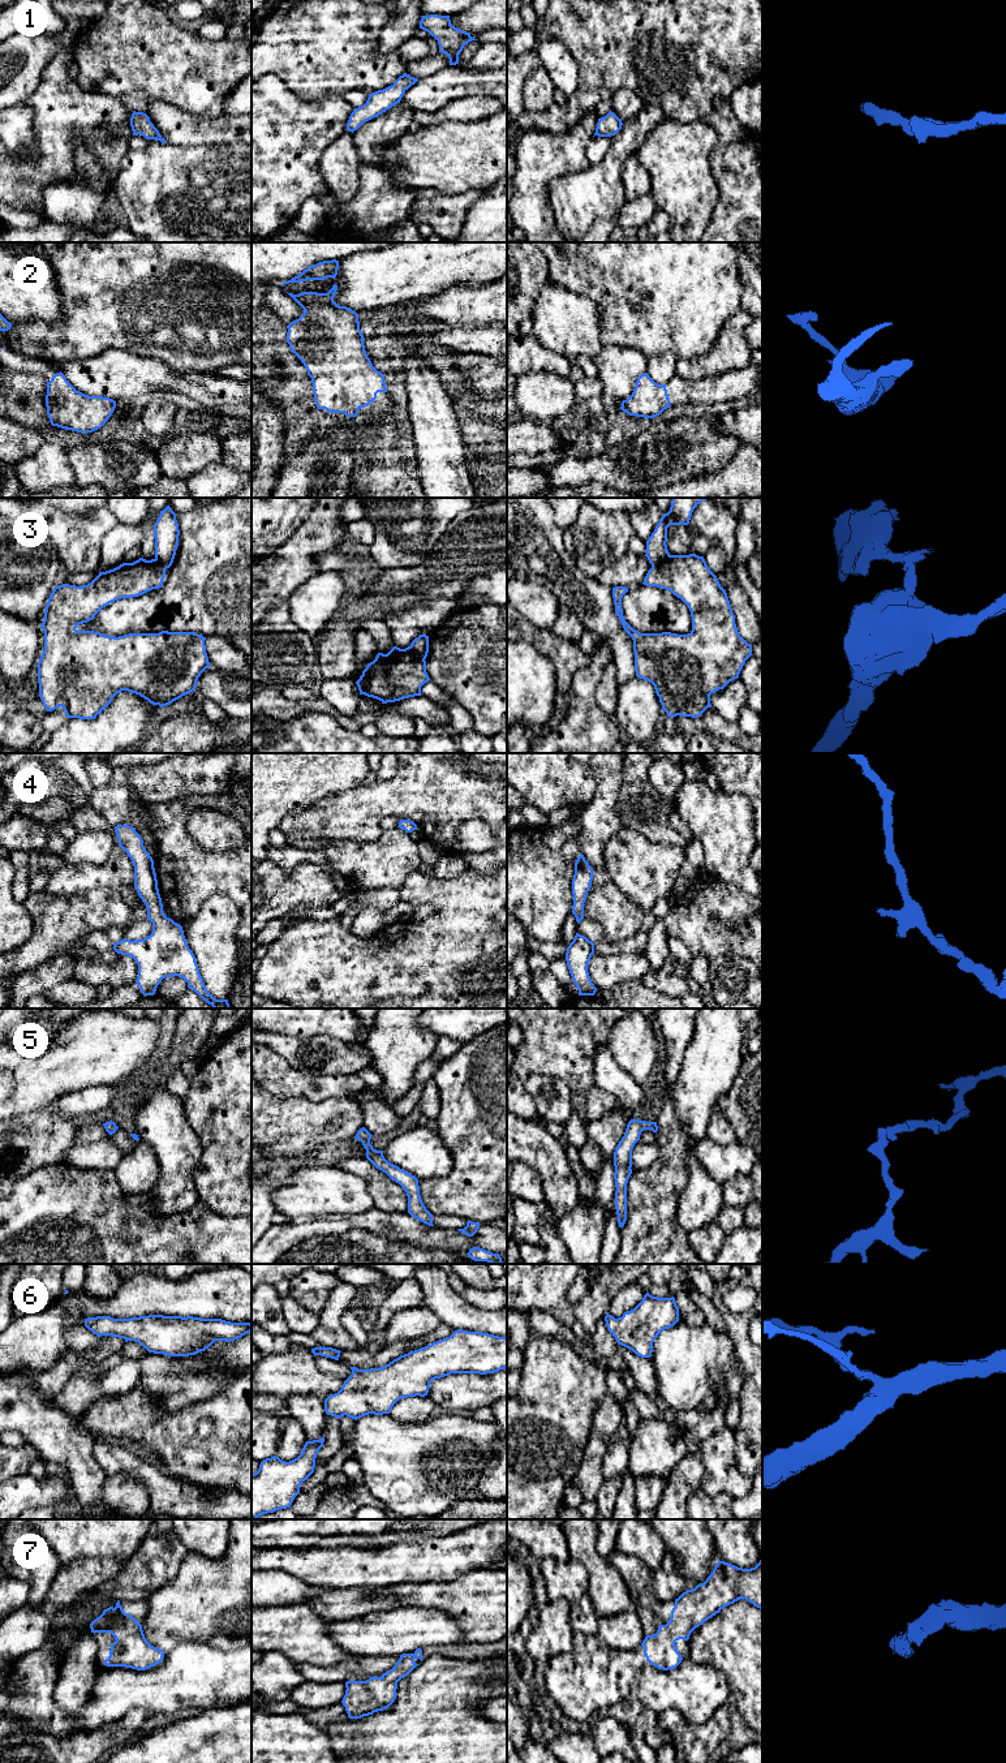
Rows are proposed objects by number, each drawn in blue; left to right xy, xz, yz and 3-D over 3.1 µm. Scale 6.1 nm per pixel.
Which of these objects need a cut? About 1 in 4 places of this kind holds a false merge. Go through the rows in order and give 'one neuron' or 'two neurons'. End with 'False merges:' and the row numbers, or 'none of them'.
1: one neuron
2: one neuron
3: two neurons
4: one neuron
5: one neuron
6: one neuron
7: one neuron
False merges: 3

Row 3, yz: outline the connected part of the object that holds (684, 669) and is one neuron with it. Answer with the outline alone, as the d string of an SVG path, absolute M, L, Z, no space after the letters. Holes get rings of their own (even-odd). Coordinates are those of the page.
M696 554L670 555L648 571L644 585L670 590L689 609L692 631L688 635L671 632L640 633L623 616L622 598L625 586L612 588L615 612L624 631L633 640L636 676L654 685L667 717L700 717L710 705L710 695L723 689L739 678L745 661L752 655L752 645L738 632L726 590L708 567L704 556Z

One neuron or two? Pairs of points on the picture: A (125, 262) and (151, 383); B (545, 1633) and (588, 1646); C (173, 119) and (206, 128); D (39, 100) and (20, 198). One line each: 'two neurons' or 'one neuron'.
A: two neurons
B: two neurons
C: one neuron
D: one neuron

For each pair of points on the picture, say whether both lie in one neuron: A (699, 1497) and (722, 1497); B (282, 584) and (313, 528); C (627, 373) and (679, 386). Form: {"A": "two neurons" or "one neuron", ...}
{"A": "one neuron", "B": "one neuron", "C": "two neurons"}

